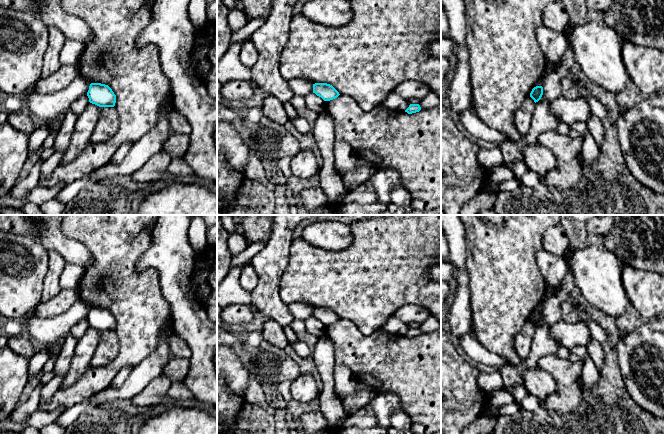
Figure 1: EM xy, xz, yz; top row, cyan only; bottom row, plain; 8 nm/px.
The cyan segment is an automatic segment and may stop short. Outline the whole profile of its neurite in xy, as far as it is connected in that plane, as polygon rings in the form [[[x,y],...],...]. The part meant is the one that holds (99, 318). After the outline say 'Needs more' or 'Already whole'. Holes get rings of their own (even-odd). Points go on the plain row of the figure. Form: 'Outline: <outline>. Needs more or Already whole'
Outline: [[[91,307],[87,320],[90,327],[99,331],[114,331],[116,327],[116,319],[112,313],[101,307]]]. Already whole

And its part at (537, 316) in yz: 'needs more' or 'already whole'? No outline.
already whole

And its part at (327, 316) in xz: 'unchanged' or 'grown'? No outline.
unchanged

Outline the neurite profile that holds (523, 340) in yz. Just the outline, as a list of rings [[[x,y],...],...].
[[[529,320],[524,324],[521,331],[515,336],[515,351],[522,359],[526,359],[529,355],[535,328],[536,327],[534,326],[534,324]]]

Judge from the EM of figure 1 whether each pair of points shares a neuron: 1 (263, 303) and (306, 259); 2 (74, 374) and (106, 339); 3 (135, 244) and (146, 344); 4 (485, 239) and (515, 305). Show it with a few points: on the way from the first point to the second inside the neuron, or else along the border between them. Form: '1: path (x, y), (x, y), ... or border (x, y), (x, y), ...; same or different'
1: border (288, 264), (280, 279), (280, 298), (286, 304); different
2: border (100, 331), (100, 337), (90, 361), (90, 366); different
3: path (129, 269), (129, 293), (140, 308), (140, 319); same
4: path (496, 255), (501, 260), (505, 289); same

